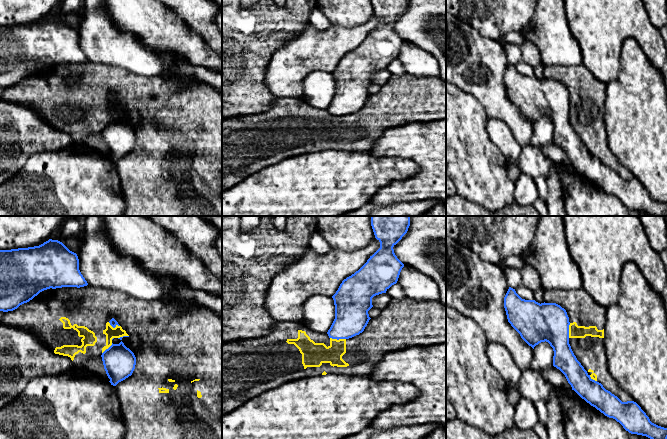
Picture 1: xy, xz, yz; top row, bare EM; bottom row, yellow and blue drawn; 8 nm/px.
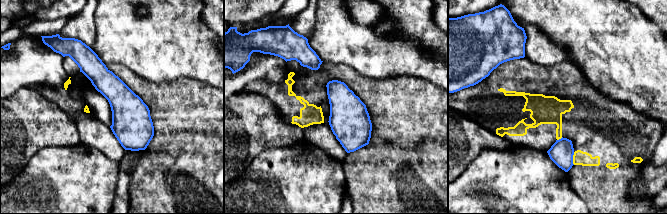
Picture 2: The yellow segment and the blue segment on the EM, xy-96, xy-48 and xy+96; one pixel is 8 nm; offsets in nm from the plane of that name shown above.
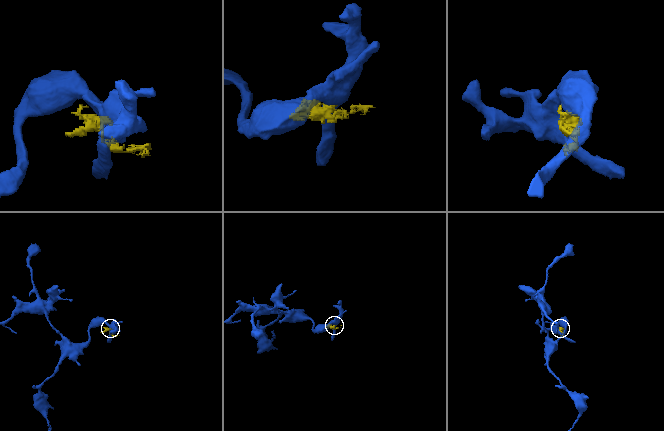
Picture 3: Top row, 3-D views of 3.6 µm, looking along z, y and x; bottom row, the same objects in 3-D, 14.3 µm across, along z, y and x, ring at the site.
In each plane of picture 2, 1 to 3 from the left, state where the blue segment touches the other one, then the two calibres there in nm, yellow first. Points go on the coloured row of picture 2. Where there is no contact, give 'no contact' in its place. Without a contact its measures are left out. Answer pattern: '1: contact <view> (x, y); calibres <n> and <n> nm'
1: no contact
2: no contact
3: contact xy+96 (573, 158); calibres 110 and 190 nm

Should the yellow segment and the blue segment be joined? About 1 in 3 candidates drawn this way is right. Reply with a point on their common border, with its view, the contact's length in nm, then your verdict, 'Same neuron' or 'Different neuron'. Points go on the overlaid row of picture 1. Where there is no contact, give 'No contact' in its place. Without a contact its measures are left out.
Touches yellow at xz (339, 339). Shared border 130 nm. Different neuron

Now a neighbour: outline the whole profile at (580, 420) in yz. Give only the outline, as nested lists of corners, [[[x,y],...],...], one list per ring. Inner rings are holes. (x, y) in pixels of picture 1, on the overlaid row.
[[[561,389],[556,391],[558,403],[561,410],[562,424],[566,439],[630,439],[631,433],[613,418],[609,418],[591,406],[584,399],[577,400],[573,396],[562,393]]]

